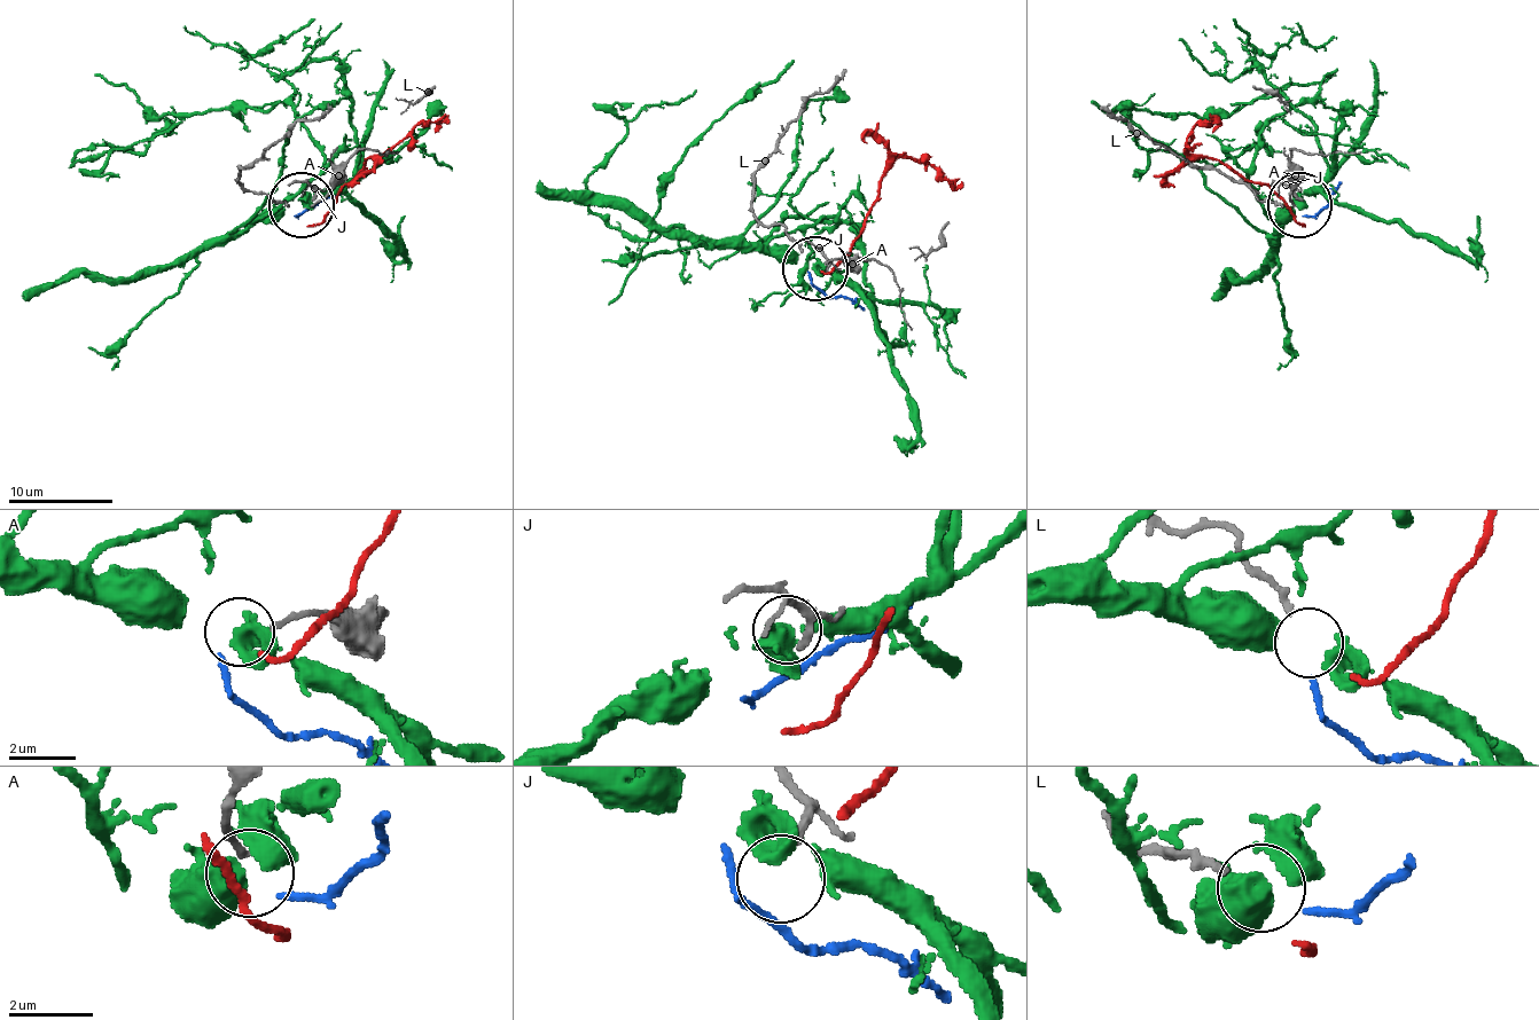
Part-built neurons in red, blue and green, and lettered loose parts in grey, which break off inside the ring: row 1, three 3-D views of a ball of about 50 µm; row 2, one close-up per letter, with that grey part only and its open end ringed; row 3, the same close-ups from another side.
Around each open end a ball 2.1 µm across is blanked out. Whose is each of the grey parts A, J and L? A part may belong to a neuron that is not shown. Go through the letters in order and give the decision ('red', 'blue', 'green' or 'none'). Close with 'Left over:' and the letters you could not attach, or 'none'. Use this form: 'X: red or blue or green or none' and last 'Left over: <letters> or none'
A: none
J: none
L: blue
Left over: A, J

